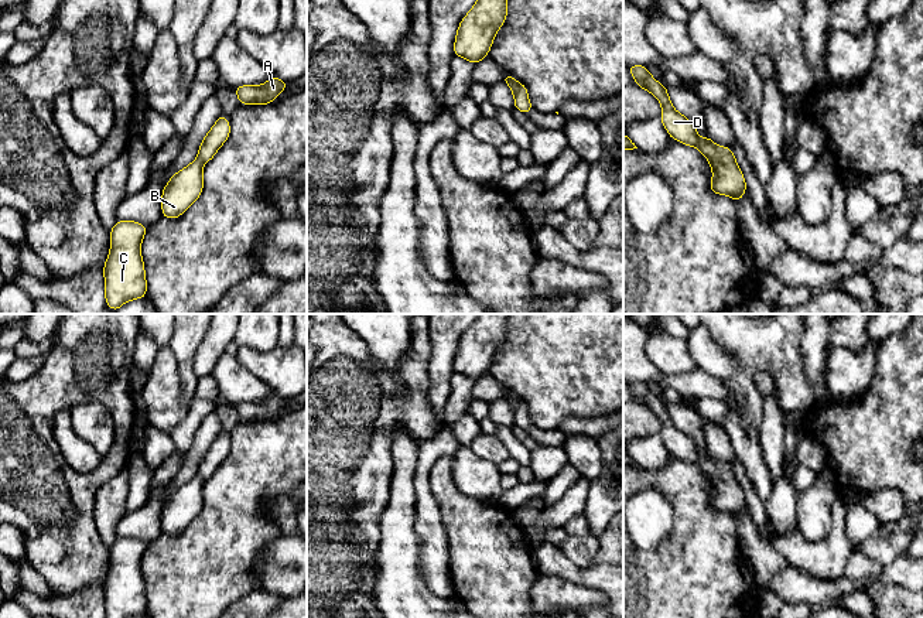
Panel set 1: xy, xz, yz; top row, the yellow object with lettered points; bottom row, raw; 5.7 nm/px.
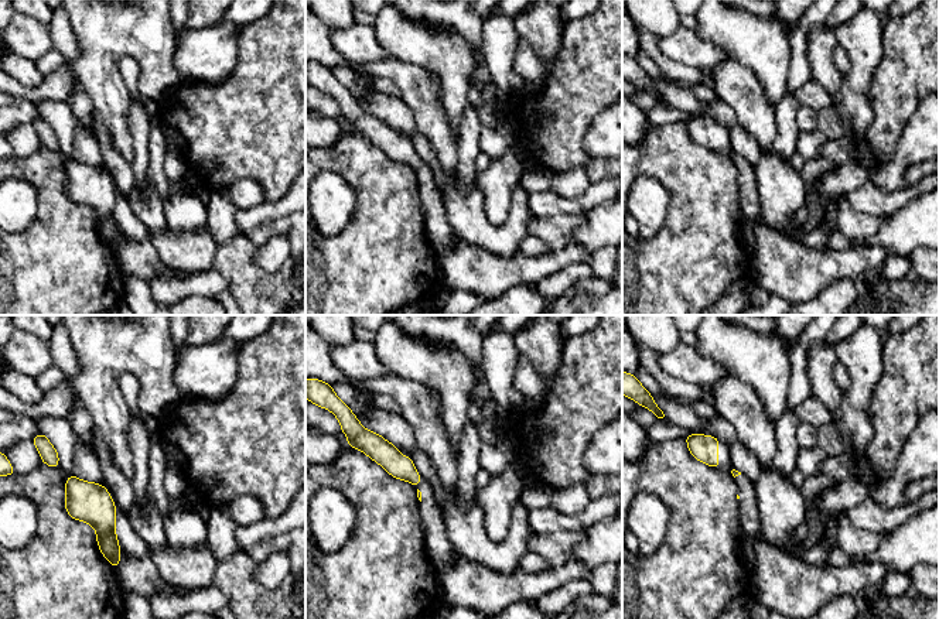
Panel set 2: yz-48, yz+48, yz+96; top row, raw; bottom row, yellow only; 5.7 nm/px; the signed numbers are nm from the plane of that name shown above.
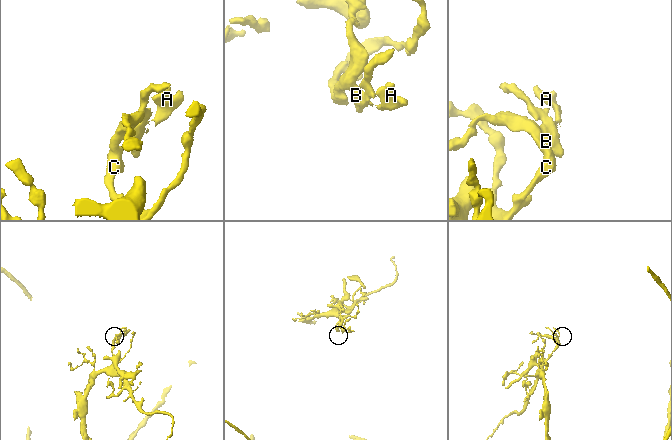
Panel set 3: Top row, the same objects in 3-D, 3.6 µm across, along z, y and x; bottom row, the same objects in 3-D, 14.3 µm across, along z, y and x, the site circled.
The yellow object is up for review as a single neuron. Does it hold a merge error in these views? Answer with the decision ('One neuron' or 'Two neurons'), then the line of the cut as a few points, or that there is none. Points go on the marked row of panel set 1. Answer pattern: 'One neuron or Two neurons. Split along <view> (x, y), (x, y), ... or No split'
Two neurons. Split along yz (708, 160), (735, 164)

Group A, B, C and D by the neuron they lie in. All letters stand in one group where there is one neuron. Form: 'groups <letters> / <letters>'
groups A D / B C

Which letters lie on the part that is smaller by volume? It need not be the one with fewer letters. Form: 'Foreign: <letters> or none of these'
Foreign: A, D

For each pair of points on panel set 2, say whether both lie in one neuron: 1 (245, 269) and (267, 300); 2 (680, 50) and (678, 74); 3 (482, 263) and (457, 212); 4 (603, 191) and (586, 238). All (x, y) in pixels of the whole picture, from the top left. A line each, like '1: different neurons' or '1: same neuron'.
1: same neuron
2: different neurons
3: different neurons
4: different neurons

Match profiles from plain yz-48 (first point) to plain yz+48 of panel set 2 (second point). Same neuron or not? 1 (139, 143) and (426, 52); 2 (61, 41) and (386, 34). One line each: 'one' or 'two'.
1: one
2: one

